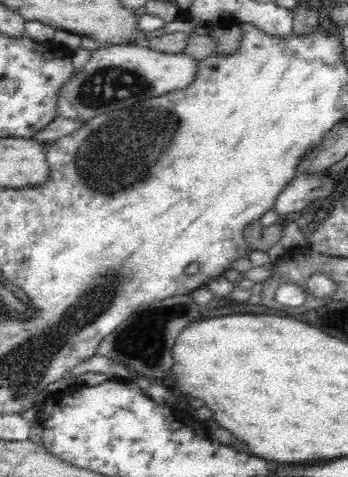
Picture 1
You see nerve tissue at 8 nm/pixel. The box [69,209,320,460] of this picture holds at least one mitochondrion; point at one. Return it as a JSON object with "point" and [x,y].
{"point":[135,339]}

